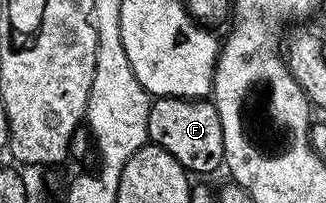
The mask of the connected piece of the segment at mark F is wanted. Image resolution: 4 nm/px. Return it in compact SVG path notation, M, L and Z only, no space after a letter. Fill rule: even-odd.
M156 97L149 108L147 140L150 145L165 148L192 175L211 174L224 165L225 136L221 132L221 116L214 101L207 98Z

